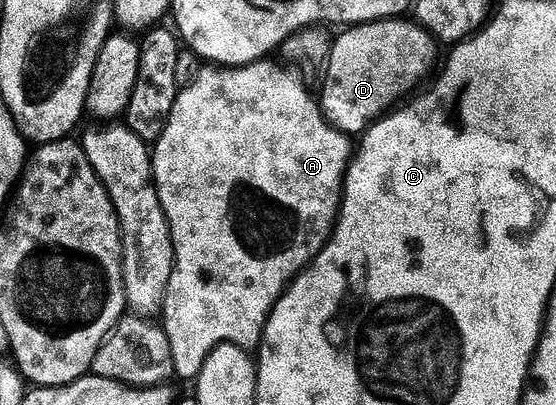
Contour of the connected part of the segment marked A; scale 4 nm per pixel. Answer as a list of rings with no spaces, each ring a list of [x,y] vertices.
[[[264,59],[255,61],[252,65],[237,65],[234,67],[203,67],[203,70],[192,79],[191,82],[184,84],[180,88],[177,99],[173,103],[173,111],[167,120],[167,126],[163,128],[163,133],[159,140],[153,145],[153,159],[152,169],[155,172],[155,186],[159,192],[161,199],[161,207],[167,216],[167,225],[171,228],[171,242],[175,248],[175,266],[173,267],[173,275],[171,282],[167,288],[167,301],[163,305],[163,312],[161,314],[161,324],[163,329],[169,335],[169,347],[173,347],[173,367],[175,368],[175,377],[181,379],[184,377],[188,383],[194,382],[199,376],[201,367],[205,363],[205,359],[209,359],[209,355],[217,347],[222,345],[236,345],[248,351],[258,350],[263,343],[263,332],[267,326],[269,315],[273,311],[273,307],[279,302],[279,298],[287,289],[287,286],[311,264],[311,260],[319,254],[327,245],[328,239],[331,237],[332,231],[335,229],[335,222],[339,219],[339,207],[343,204],[343,179],[347,176],[347,166],[350,165],[353,156],[353,141],[348,134],[343,133],[340,129],[334,129],[323,116],[323,106],[313,94],[307,90],[307,81],[295,69],[286,69],[283,65],[278,65],[277,62],[271,61],[275,59]]]

